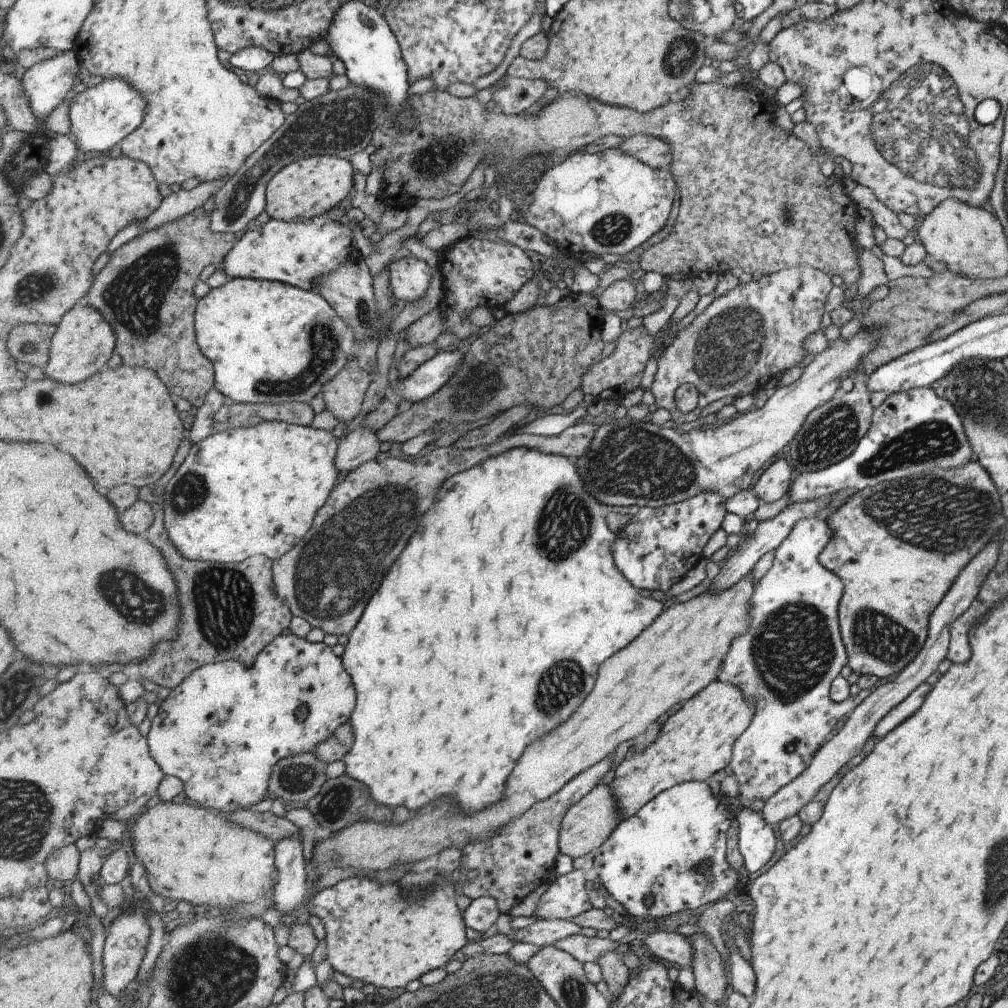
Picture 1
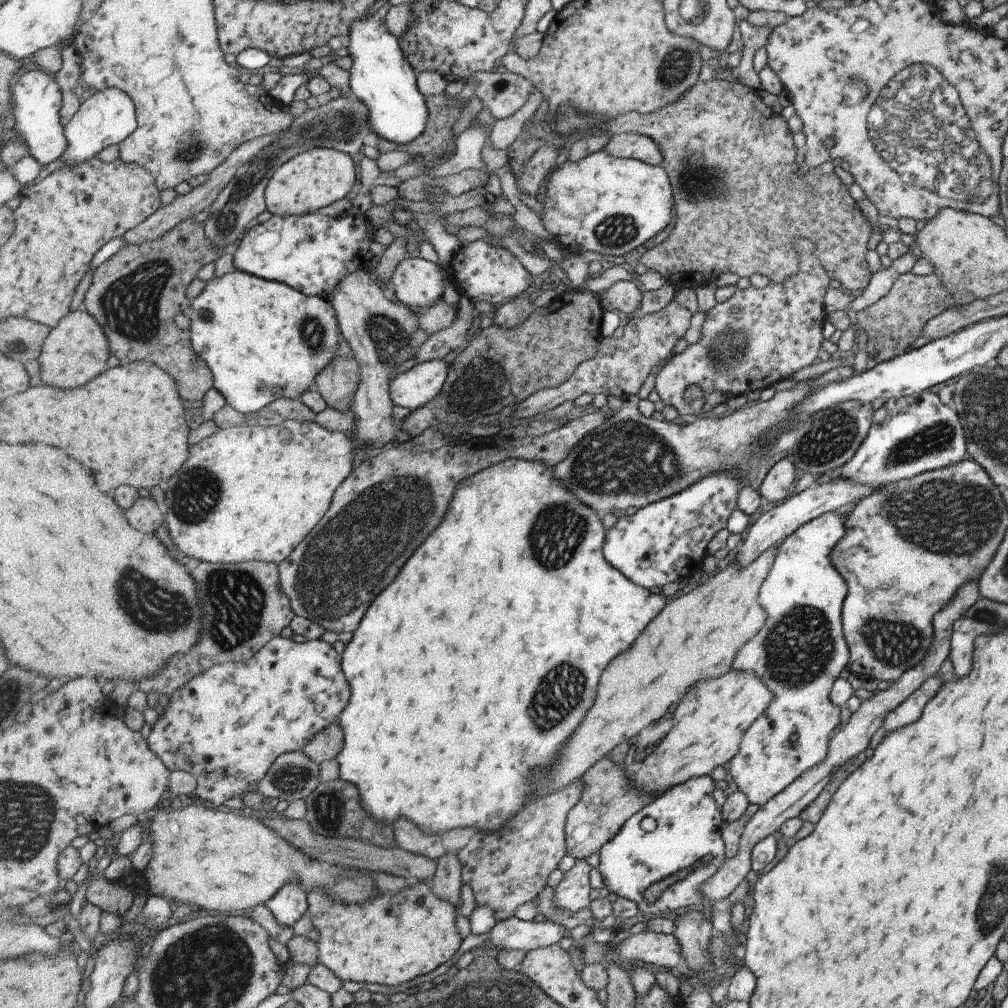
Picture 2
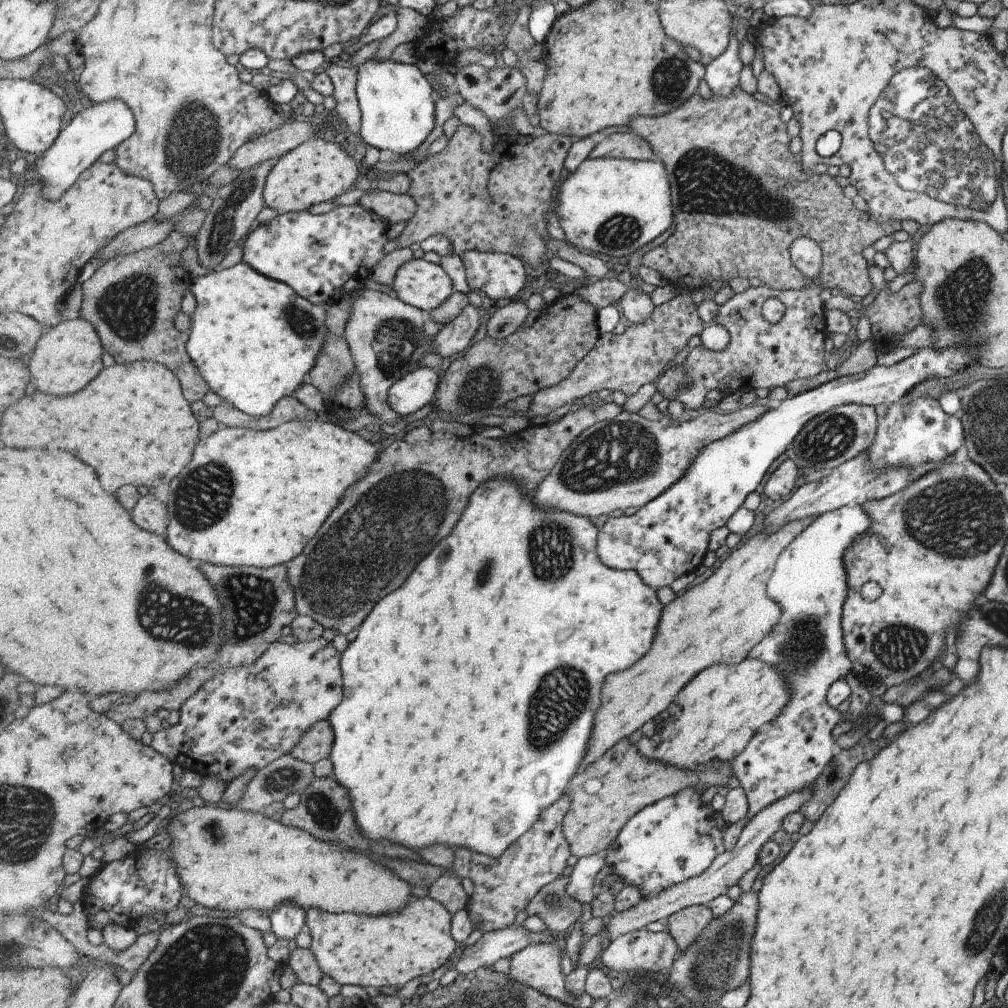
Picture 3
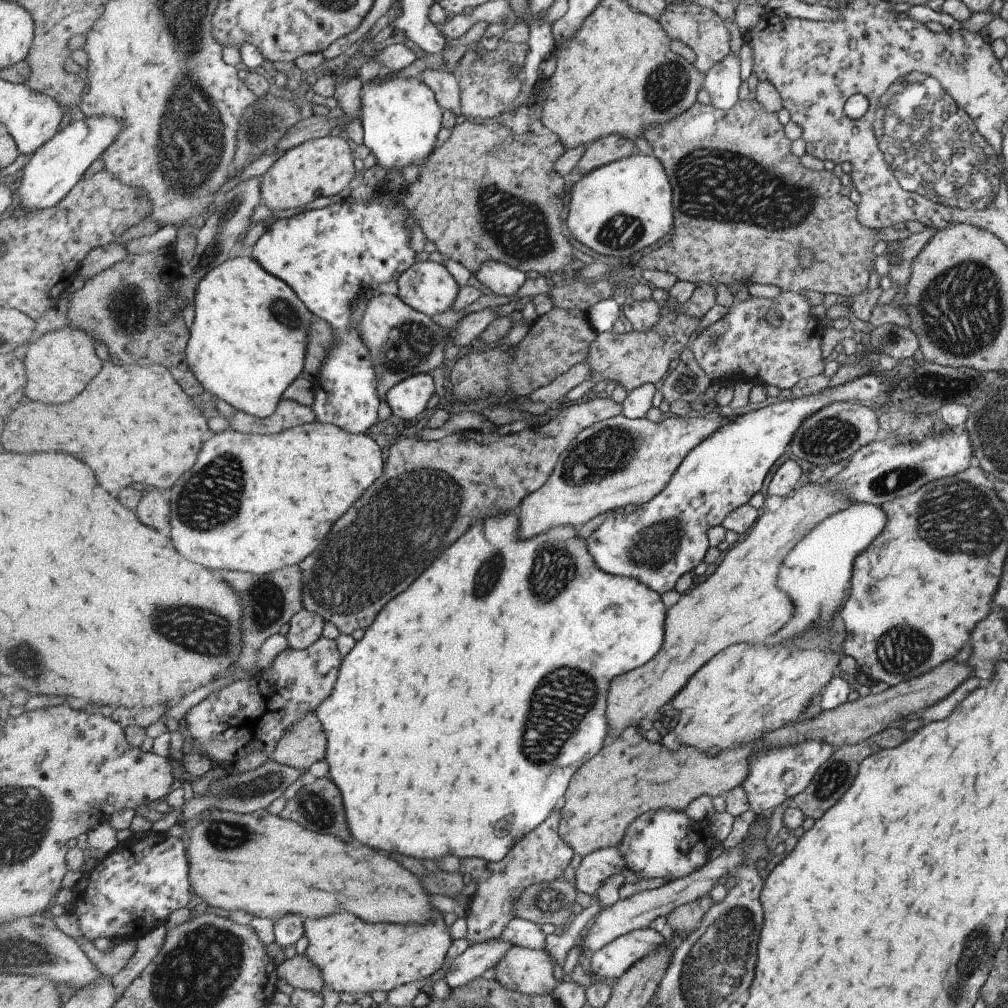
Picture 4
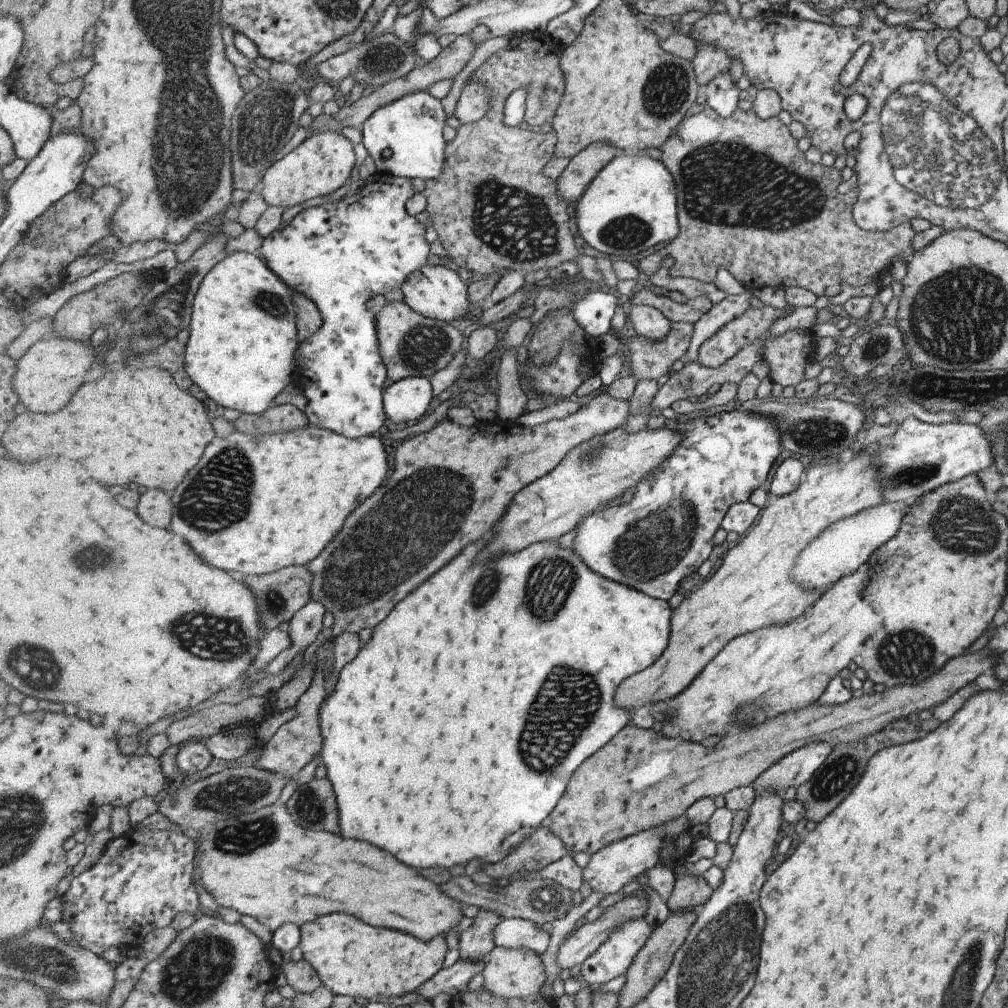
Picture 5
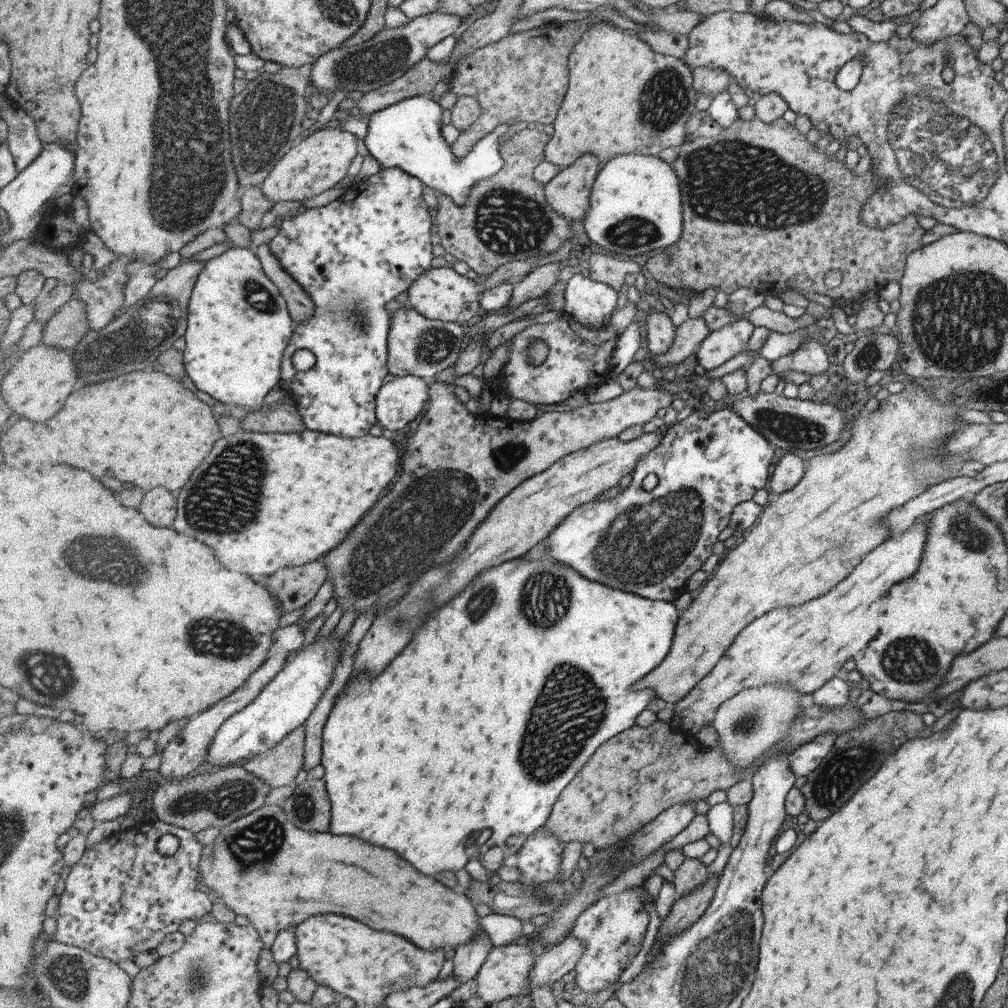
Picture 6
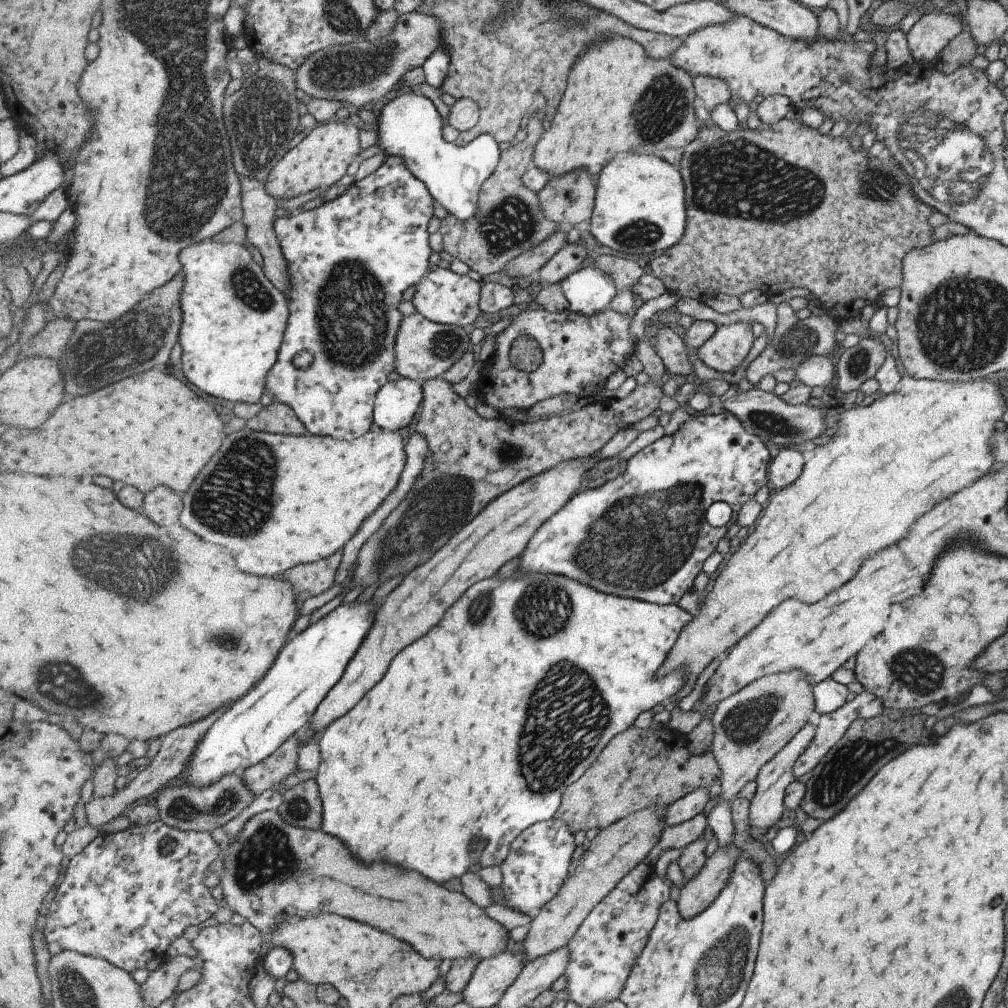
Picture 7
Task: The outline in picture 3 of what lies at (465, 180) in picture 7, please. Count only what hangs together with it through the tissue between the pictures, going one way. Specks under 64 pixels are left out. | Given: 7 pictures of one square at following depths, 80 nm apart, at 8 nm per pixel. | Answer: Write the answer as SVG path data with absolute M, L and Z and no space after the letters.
M371 57L357 67L358 83L356 93L362 110L362 130L360 139L371 147L380 150L390 150L395 155L413 152L429 138L430 130L435 128L435 98L437 94L431 88L426 74L417 68L415 63L400 63L388 59L377 60Z

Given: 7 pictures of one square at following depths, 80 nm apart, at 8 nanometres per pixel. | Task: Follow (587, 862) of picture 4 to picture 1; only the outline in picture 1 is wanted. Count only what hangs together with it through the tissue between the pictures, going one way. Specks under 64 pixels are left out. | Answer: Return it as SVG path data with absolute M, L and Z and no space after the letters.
M579 869L561 875L548 885L531 916L537 920L574 919L593 909L589 900L589 873Z

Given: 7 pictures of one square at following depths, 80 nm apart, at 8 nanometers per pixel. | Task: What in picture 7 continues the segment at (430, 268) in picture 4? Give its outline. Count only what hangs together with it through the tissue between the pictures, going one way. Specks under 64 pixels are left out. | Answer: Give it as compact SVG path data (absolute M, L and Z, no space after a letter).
M436 267L417 285L412 304L417 312L429 320L471 329L479 325L477 316L481 314L482 282L477 282L467 275L455 274L453 270Z

